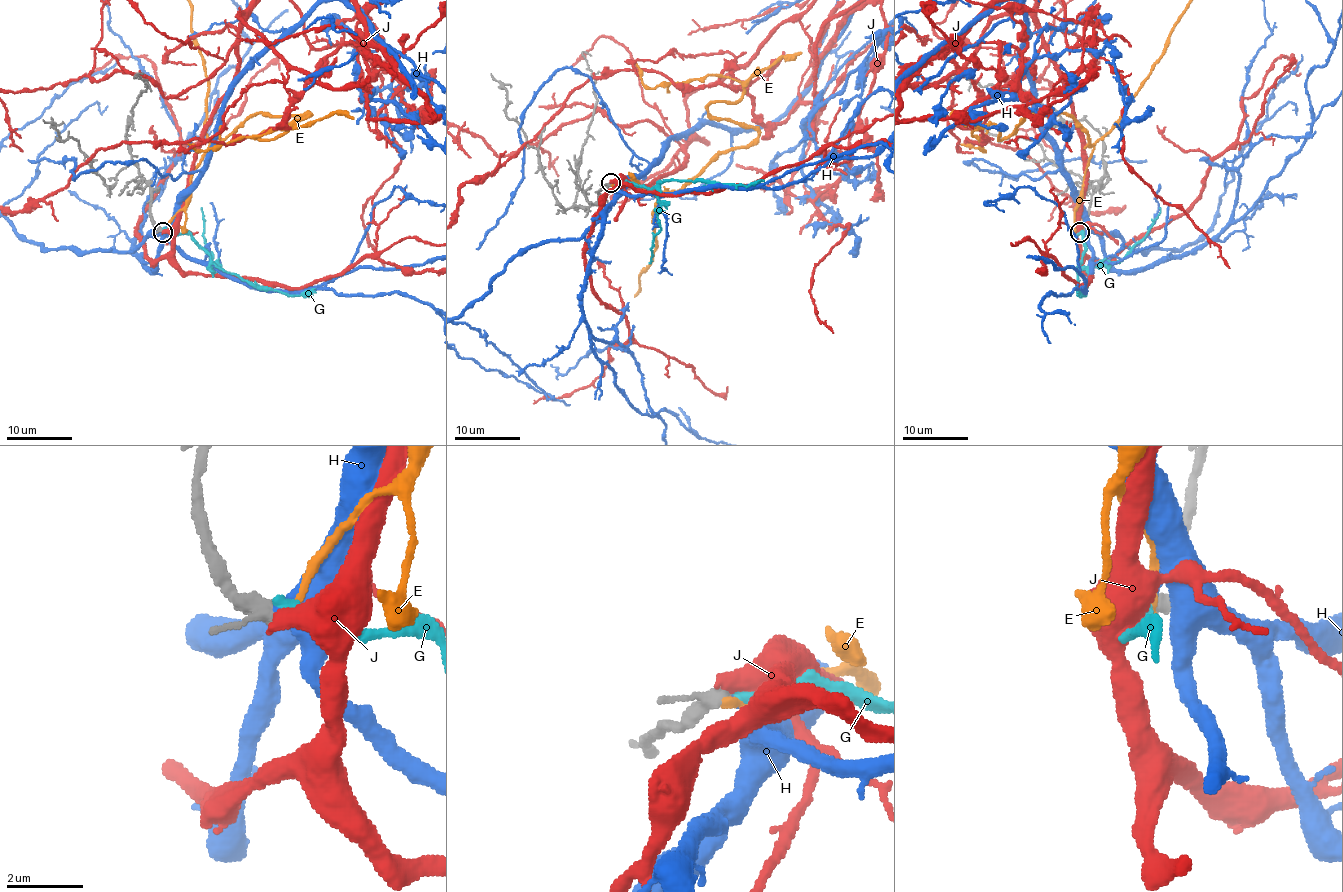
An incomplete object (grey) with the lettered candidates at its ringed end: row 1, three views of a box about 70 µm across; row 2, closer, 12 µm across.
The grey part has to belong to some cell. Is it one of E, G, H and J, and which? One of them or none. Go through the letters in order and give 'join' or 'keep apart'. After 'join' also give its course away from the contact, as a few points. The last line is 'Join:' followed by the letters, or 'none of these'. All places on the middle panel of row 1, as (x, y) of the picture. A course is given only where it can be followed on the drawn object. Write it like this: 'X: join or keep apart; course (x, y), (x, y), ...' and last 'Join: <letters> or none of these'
E: keep apart
G: keep apart
H: keep apart
J: join
Join: J

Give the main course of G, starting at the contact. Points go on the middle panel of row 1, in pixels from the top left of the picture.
G: (611, 184), (637, 184), (653, 189), (666, 180), (736, 185), (751, 185), (763, 180)

